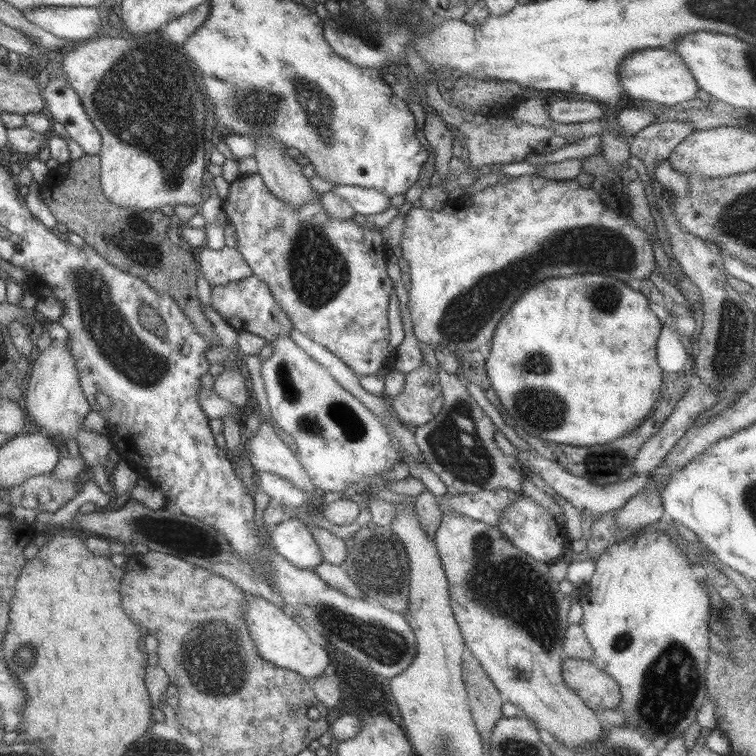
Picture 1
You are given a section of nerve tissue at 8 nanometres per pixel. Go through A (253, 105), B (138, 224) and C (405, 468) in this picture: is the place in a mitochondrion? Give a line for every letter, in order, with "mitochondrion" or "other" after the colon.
A: mitochondrion
B: other
C: other

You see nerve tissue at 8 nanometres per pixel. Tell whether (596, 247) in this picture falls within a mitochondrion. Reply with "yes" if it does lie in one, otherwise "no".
yes

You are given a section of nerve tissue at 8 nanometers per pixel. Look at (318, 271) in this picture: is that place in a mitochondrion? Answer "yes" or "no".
yes

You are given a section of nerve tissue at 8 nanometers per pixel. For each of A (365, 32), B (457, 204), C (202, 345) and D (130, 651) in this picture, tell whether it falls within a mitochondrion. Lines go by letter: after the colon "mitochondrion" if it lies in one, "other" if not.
A: mitochondrion
B: other
C: other
D: other

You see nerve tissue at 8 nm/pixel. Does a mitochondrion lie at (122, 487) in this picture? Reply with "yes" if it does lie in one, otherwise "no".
no

